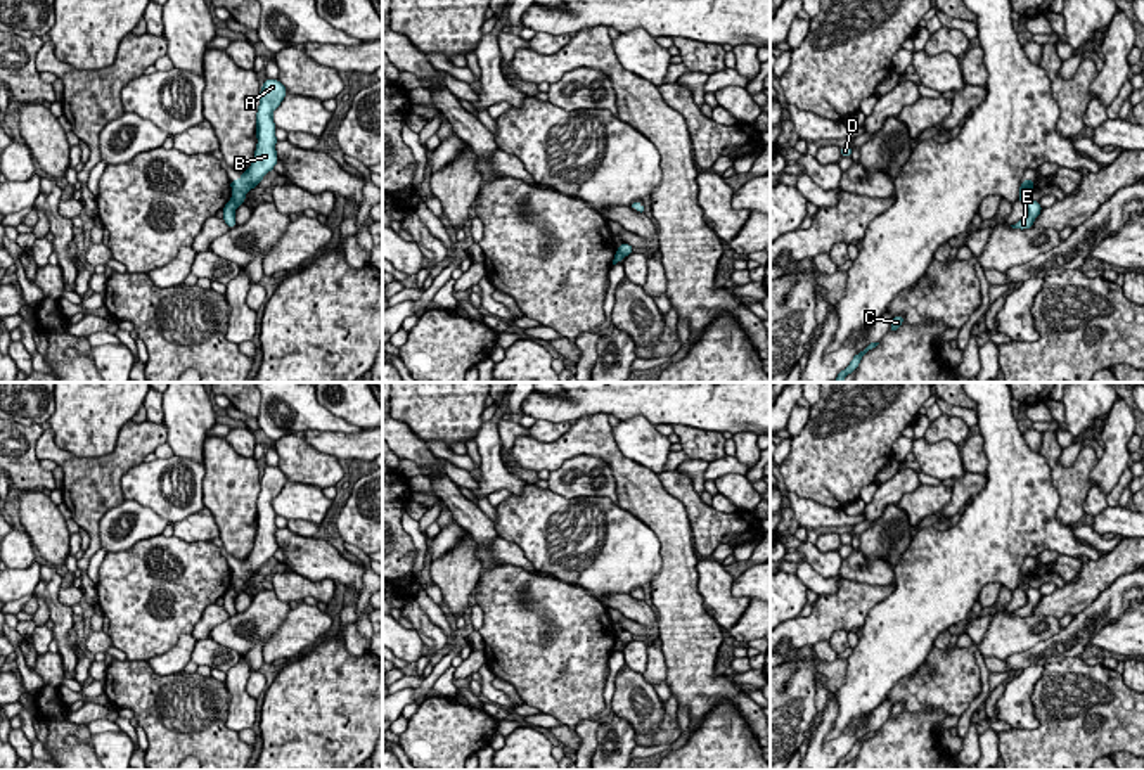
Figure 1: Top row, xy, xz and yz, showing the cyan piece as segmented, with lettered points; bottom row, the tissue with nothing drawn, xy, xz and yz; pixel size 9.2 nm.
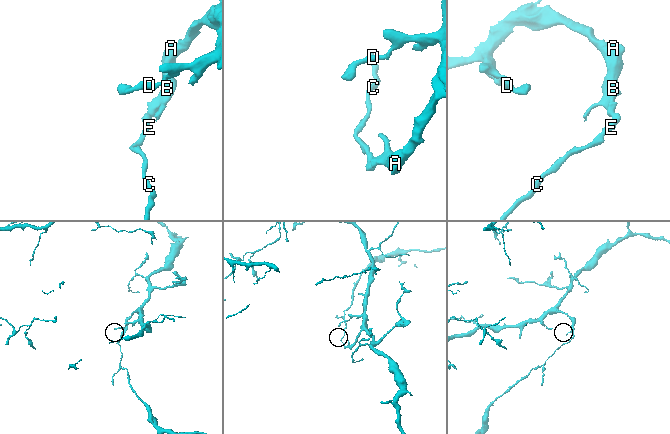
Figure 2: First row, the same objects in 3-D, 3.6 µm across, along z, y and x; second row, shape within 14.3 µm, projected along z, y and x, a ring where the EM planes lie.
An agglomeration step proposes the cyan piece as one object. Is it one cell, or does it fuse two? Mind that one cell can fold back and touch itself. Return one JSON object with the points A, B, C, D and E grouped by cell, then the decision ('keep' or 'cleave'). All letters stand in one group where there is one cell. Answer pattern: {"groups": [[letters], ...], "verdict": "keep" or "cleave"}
{"groups": [["A", "B", "D"], ["C", "E"]], "verdict": "cleave"}

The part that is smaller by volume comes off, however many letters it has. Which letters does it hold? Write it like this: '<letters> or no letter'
C, E

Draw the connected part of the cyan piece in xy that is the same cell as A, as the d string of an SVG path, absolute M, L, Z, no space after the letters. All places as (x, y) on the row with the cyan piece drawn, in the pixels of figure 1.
M267 78L261 92L260 92L260 106L256 112L256 151L253 164L241 173L239 180L230 180L232 187L232 201L235 204L242 204L246 199L246 192L254 189L263 176L273 170L277 164L277 137L275 137L275 123L273 123L273 111L280 106L284 97L287 95L286 87L279 80Z

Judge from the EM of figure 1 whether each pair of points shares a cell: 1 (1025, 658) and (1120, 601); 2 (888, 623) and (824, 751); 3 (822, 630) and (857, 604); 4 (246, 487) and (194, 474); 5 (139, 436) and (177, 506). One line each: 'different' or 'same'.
1: same
2: different
3: same
4: different
5: different

